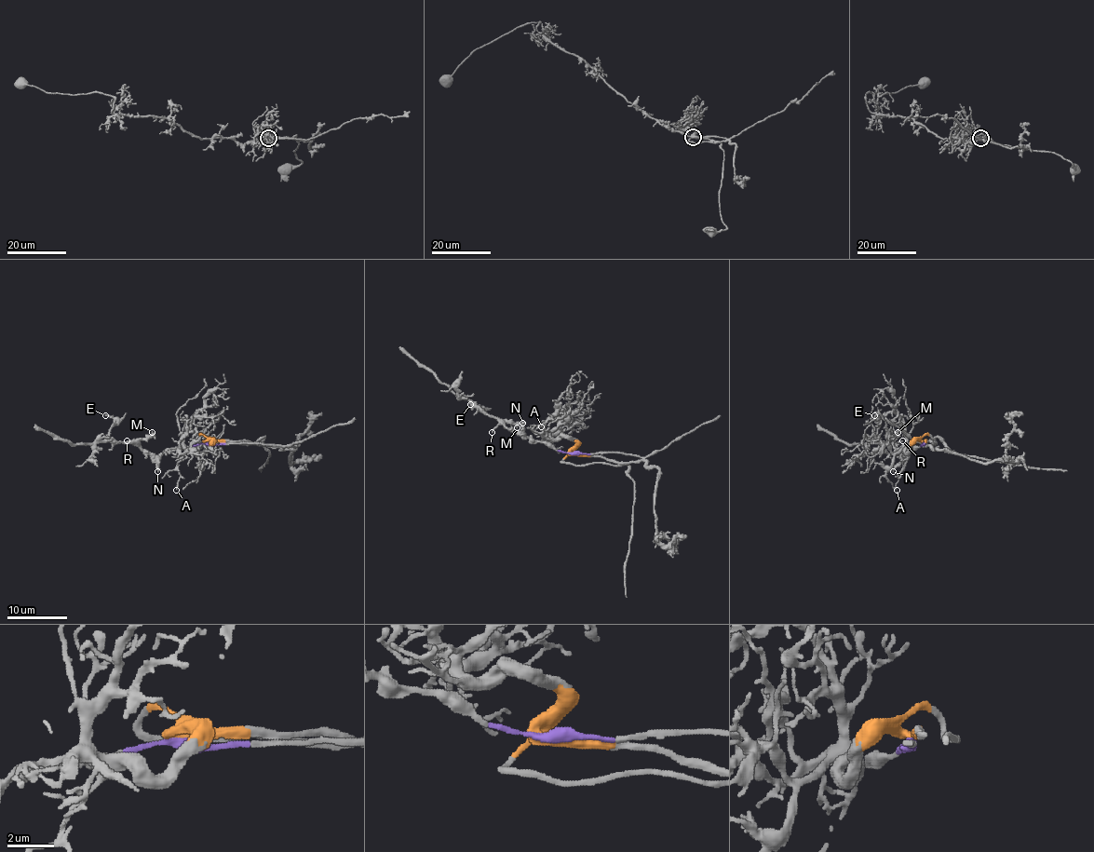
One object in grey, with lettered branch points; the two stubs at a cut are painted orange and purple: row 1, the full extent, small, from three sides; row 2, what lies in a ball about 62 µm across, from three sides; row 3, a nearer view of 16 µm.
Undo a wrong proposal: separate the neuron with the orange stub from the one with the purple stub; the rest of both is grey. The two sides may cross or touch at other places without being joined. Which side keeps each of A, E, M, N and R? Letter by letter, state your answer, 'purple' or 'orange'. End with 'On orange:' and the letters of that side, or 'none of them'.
A: orange
E: purple
M: purple
N: purple
R: purple
On orange: A

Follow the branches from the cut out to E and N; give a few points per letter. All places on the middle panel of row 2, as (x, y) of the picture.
E: (573, 453), (531, 441), (469, 404)
N: (573, 453), (531, 441), (525, 436), (522, 422)

